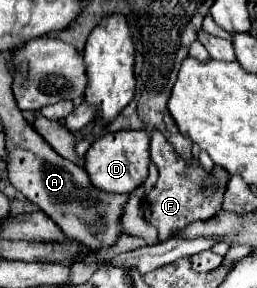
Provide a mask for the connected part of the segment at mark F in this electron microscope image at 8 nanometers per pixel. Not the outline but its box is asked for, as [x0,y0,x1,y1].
[144,131,230,241]

